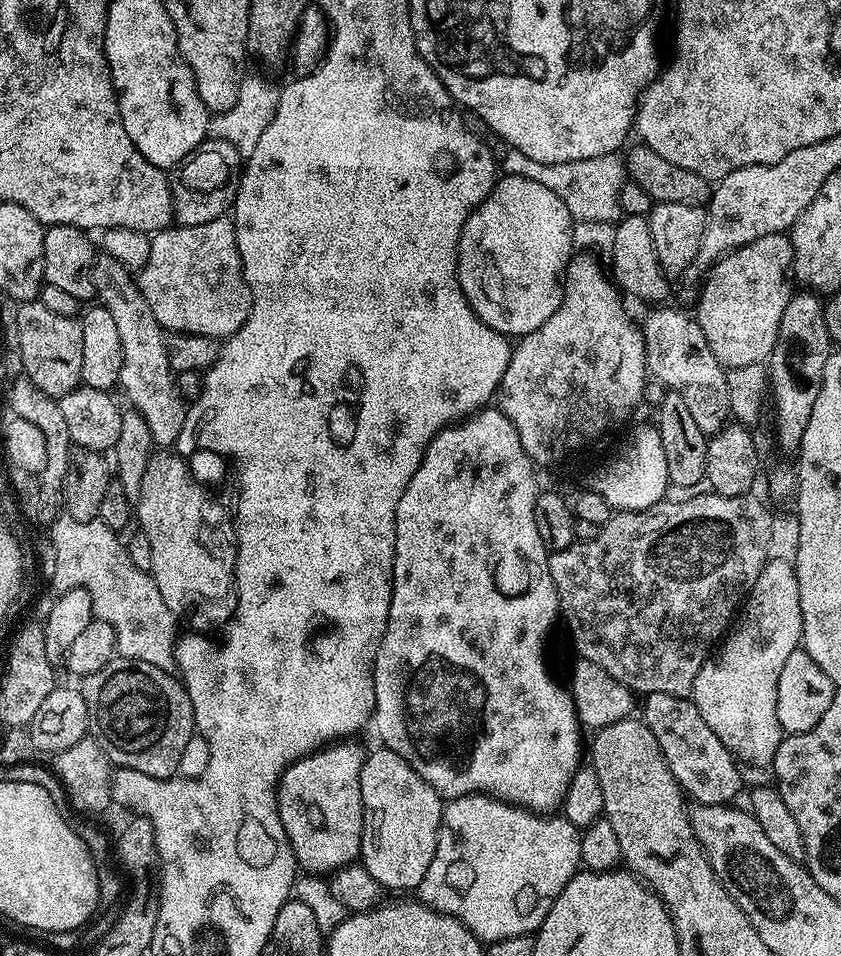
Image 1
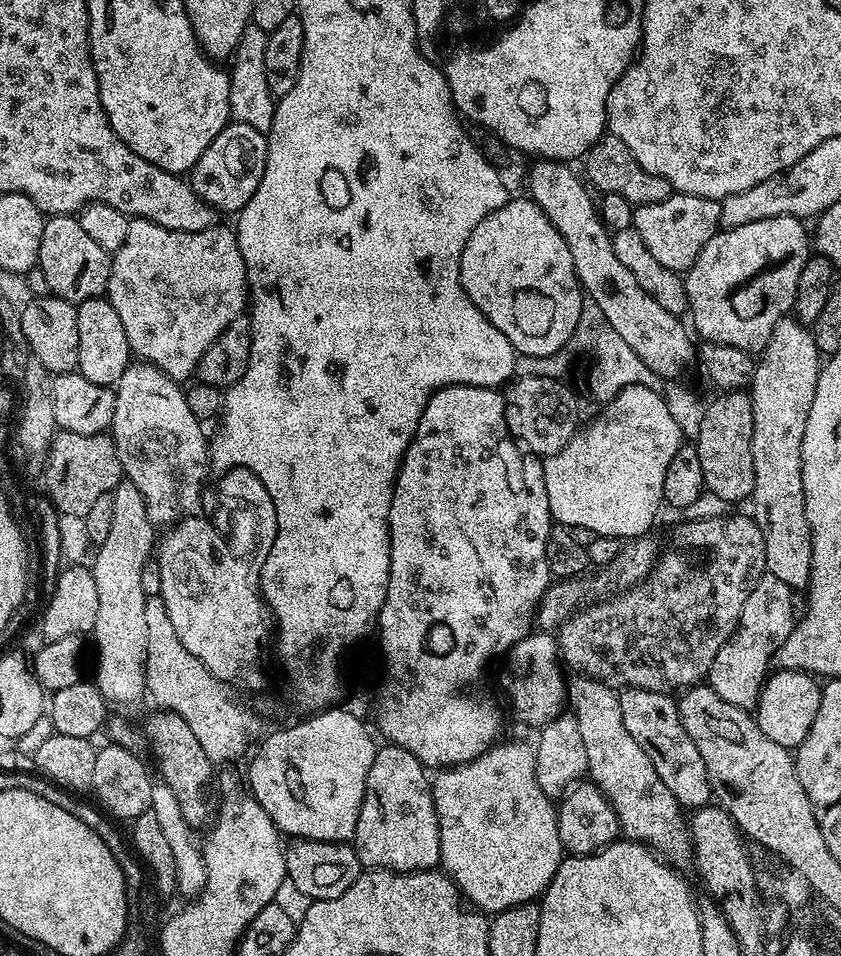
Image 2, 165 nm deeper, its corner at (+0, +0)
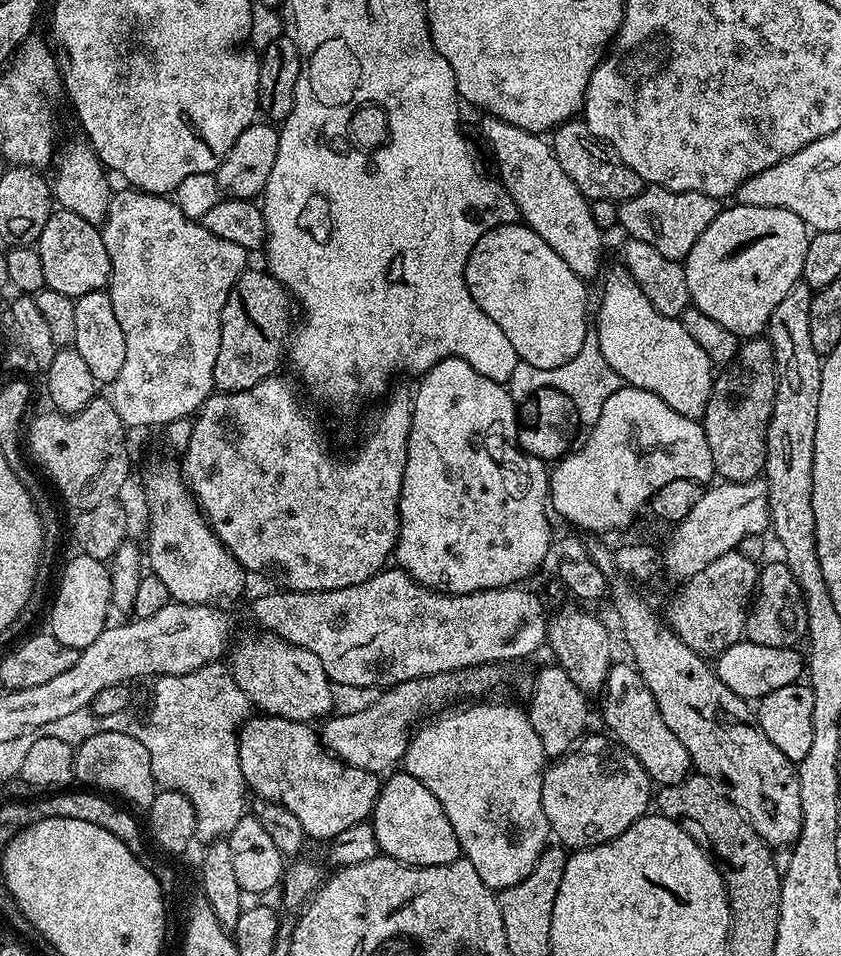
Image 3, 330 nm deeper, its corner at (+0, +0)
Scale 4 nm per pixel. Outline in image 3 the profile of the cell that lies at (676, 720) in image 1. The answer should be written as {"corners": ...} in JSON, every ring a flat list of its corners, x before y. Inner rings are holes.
{"corners":[[628,662,613,663,604,683,602,699,604,699,604,724,609,728,607,731,614,737,615,743,621,748,627,748,630,754,634,754,634,758,638,758,638,762,642,762,646,774,653,782,663,786,682,782,689,776,693,771,690,754,686,746,678,742,674,730,670,730,670,726,662,722,662,714,658,714,654,694,650,694,646,682,642,682,636,667]]}

